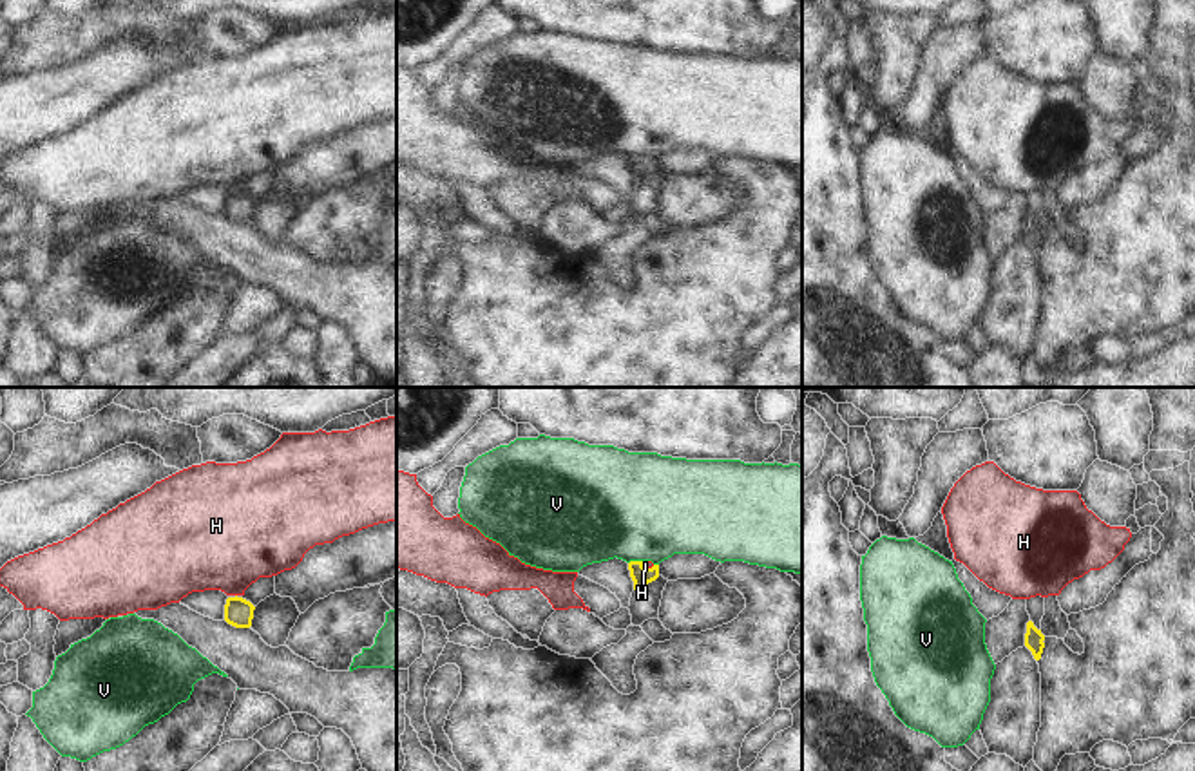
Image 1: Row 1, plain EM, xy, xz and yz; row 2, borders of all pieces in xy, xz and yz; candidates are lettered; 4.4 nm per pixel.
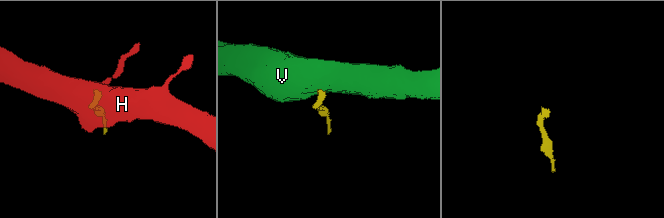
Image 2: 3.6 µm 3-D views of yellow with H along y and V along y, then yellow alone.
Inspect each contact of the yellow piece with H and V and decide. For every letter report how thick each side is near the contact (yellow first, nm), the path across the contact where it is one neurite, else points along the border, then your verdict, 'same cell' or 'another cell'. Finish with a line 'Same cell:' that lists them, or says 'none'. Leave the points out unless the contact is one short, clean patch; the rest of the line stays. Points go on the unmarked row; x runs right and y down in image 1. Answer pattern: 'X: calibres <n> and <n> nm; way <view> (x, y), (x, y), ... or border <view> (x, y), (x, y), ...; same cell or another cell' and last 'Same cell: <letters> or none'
H: calibres 90 and 30 nm; way xz (641, 171), (647, 163), (645, 158); same cell
V: calibres 90 and 480 nm; border xz (641, 154), (629, 158); another cell
Same cell: H

